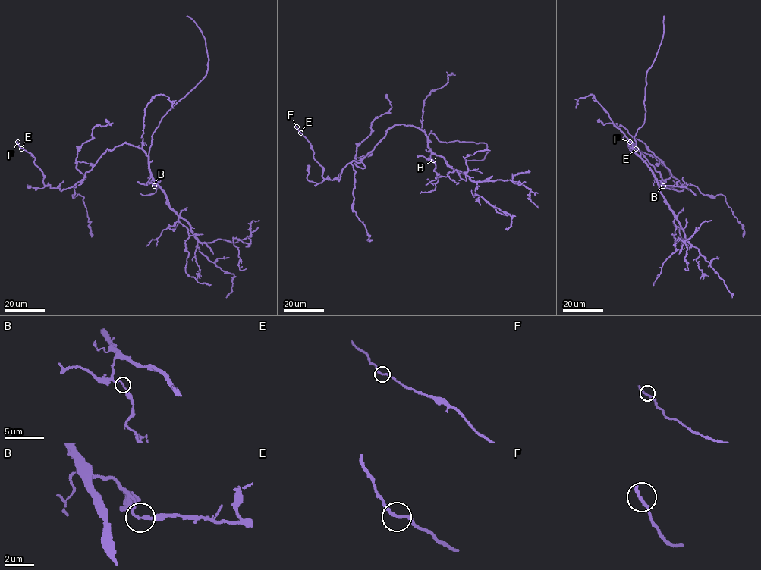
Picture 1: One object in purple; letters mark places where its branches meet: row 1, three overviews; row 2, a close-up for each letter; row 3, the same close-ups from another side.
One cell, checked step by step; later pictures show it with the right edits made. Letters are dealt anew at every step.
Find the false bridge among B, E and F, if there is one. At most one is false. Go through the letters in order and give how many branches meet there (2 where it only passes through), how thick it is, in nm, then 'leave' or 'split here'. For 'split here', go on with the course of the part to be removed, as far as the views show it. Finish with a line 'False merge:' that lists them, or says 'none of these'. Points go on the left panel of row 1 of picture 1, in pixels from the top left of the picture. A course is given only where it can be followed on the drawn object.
B: 2 | 150 nm | leave
E: 2 | 170 nm | leave
F: 2 | 170 nm | leave
False merge: none of these

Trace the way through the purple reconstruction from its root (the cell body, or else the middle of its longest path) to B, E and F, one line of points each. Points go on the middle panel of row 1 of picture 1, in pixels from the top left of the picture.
B: (417, 128), (427, 136), (430, 158), (433, 160)
E: (417, 128), (389, 127), (360, 162), (351, 161), (342, 170), (338, 180), (322, 176), (322, 167), (300, 133)
F: (417, 128), (393, 125), (360, 162), (351, 161), (338, 180), (331, 180), (322, 176), (310, 143), (297, 126)

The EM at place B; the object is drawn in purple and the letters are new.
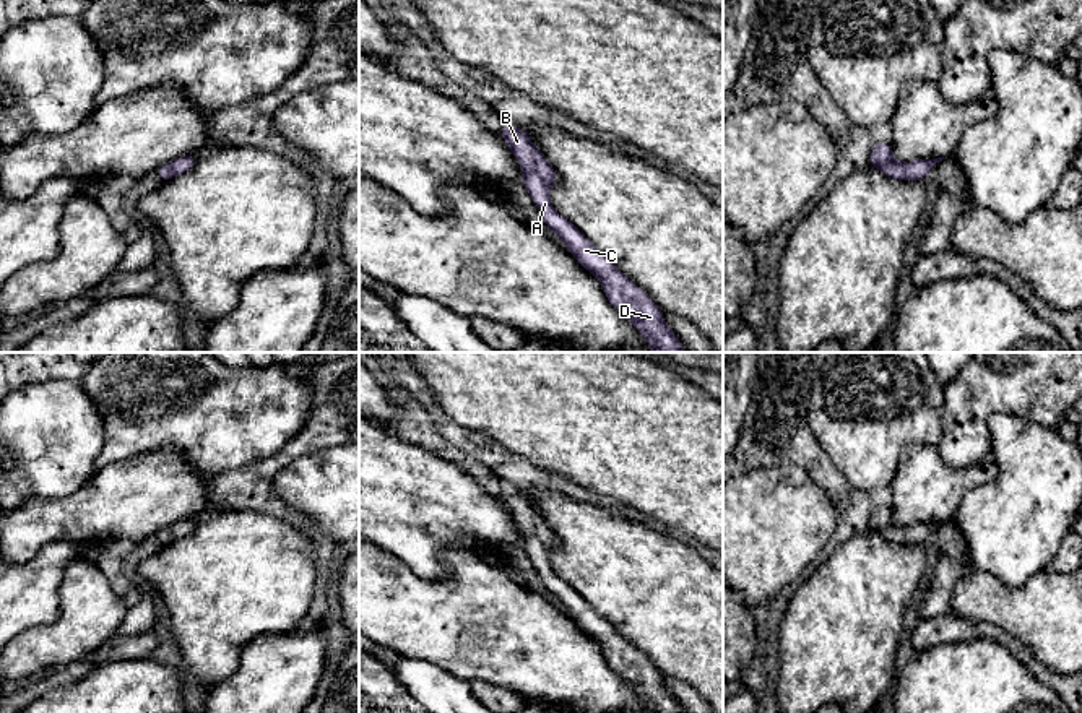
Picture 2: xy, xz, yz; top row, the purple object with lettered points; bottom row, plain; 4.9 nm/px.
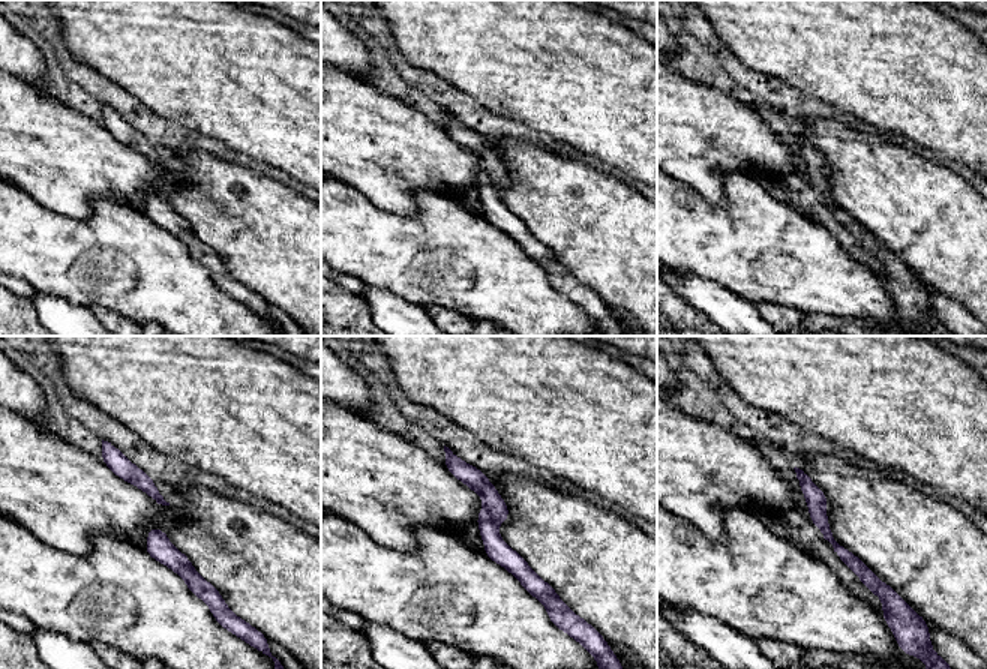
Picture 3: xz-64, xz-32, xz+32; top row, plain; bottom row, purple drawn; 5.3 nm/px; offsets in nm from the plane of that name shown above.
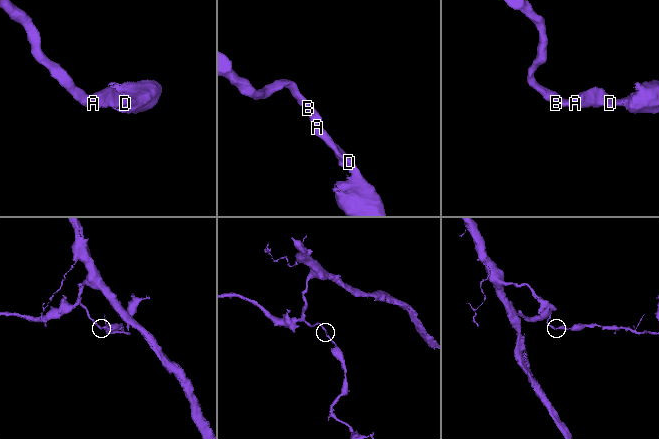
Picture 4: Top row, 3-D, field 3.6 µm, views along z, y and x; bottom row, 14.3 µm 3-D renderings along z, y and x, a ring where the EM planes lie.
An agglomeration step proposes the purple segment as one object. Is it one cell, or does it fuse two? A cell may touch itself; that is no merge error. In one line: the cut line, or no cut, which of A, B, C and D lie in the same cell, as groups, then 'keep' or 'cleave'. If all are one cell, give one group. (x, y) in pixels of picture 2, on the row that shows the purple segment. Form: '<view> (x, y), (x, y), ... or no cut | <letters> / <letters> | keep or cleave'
no cut | A B C D | keep

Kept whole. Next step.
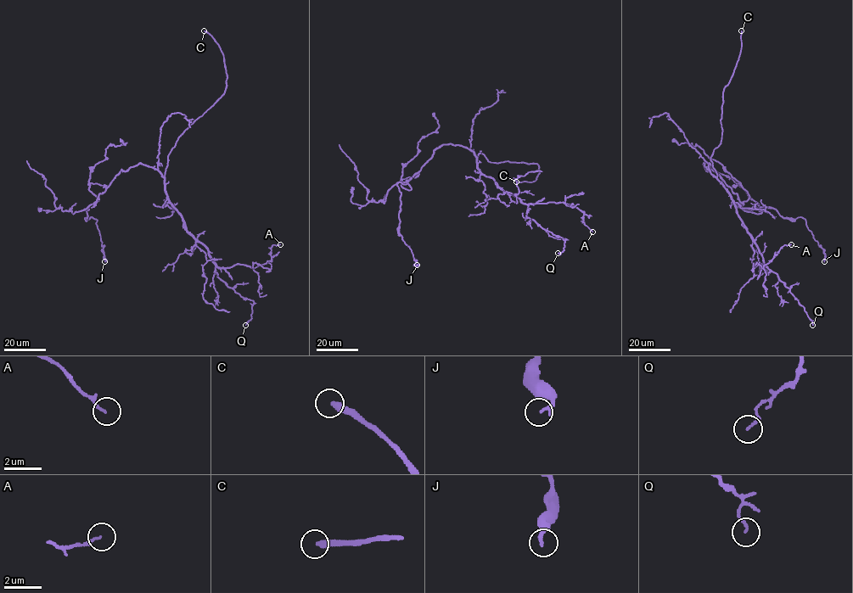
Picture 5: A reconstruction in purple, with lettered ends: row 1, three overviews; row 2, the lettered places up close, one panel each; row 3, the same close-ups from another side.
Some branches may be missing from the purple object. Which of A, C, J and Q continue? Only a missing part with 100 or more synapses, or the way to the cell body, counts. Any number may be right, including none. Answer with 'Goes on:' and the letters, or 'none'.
Goes on: C

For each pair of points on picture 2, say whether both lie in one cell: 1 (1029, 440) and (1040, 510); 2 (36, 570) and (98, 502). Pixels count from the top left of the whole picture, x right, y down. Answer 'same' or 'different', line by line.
1: same
2: different

